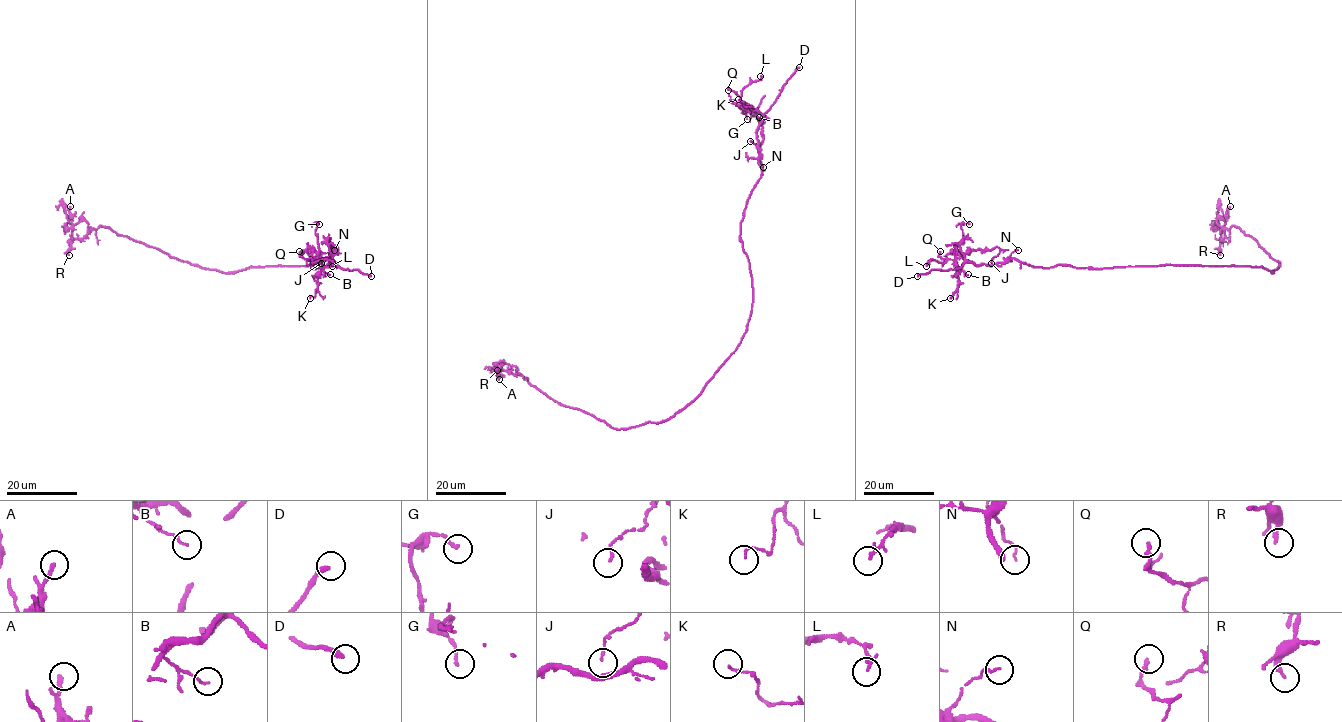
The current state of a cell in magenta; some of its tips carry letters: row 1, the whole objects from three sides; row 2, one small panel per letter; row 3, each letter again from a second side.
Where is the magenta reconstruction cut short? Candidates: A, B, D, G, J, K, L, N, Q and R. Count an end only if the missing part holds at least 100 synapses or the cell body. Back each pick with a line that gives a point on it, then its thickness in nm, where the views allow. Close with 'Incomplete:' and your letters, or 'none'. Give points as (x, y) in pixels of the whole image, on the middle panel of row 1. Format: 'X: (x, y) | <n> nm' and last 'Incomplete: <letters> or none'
D: (799, 67) | 280 nm
Incomplete: D

